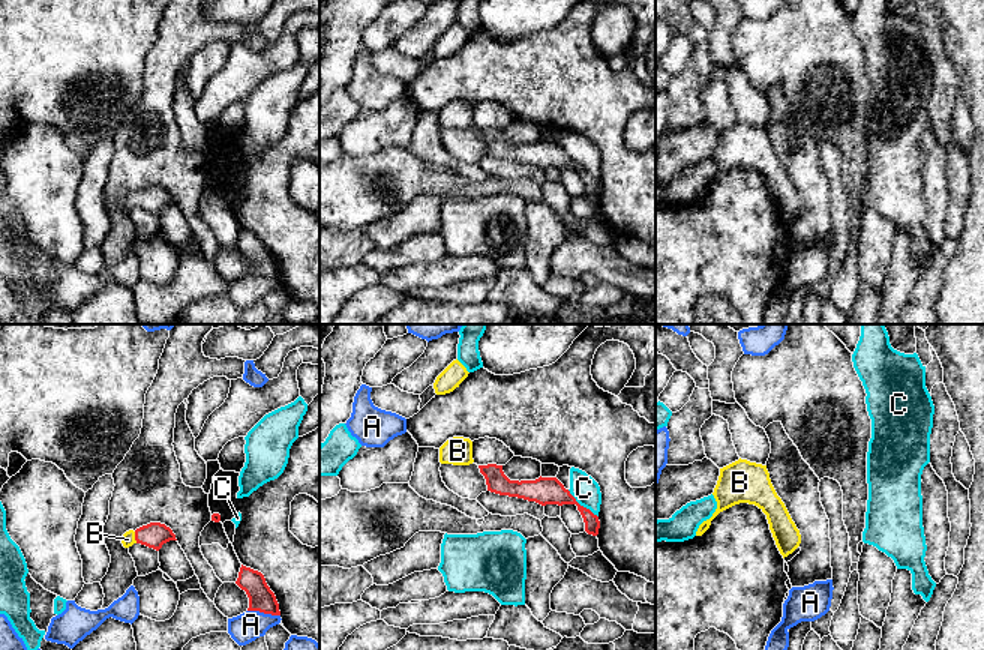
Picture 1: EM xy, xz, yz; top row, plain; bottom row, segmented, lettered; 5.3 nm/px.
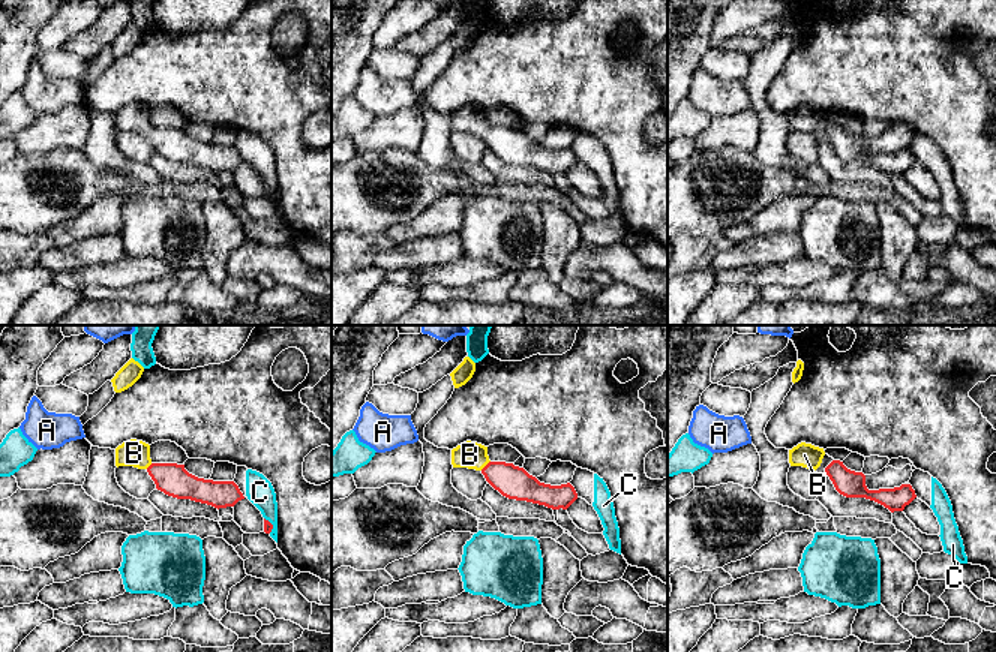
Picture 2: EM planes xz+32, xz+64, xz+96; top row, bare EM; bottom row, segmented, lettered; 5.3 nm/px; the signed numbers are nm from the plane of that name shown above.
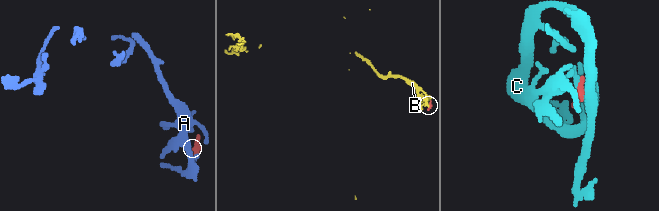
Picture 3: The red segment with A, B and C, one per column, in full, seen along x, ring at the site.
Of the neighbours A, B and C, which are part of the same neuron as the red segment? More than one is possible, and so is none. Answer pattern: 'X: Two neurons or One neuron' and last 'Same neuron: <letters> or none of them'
A: Two neurons
B: One neuron
C: Two neurons
Same neuron: B

